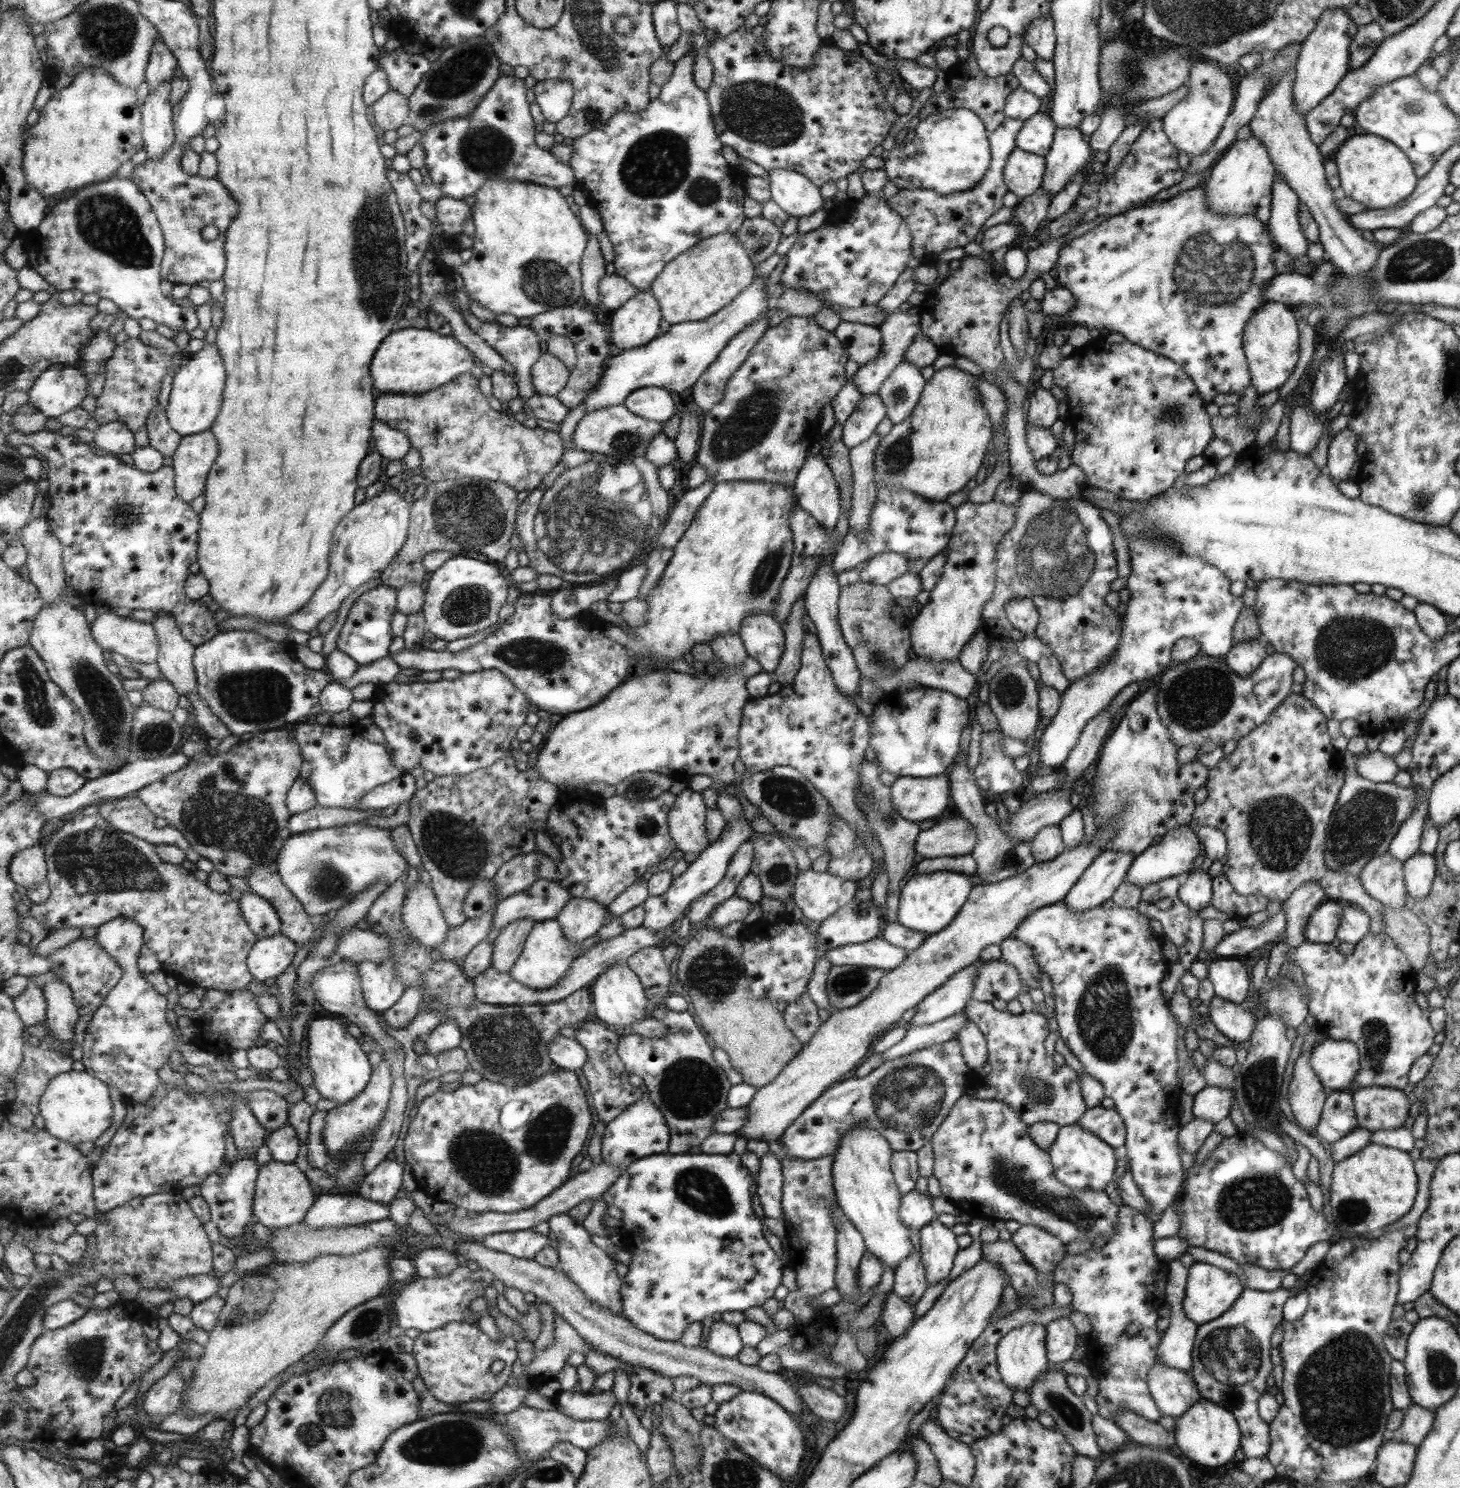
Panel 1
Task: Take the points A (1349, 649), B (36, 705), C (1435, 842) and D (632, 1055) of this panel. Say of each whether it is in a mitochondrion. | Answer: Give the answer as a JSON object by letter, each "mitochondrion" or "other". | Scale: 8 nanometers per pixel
{"A":"mitochondrion","B":"mitochondrion","C":"other","D":"other"}

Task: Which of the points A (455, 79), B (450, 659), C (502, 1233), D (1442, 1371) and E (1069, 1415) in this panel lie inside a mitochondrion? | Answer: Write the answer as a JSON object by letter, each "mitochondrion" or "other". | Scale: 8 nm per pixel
{"A":"mitochondrion","B":"other","C":"other","D":"mitochondrion","E":"mitochondrion"}

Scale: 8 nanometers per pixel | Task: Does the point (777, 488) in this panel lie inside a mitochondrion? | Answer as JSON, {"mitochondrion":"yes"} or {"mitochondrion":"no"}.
{"mitochondrion":"no"}

